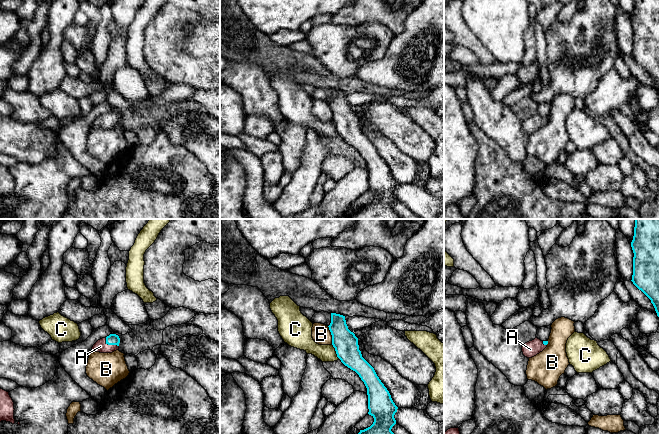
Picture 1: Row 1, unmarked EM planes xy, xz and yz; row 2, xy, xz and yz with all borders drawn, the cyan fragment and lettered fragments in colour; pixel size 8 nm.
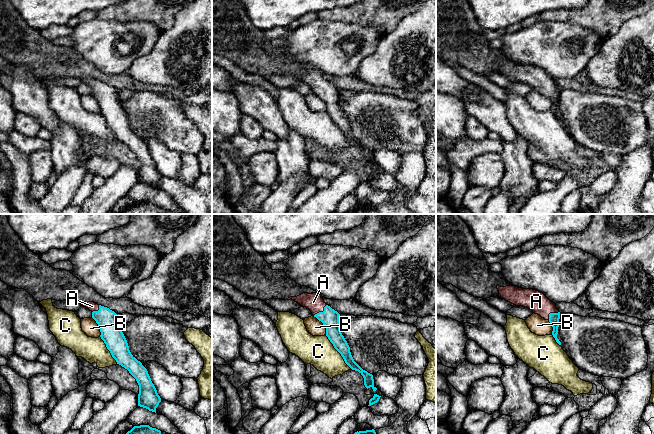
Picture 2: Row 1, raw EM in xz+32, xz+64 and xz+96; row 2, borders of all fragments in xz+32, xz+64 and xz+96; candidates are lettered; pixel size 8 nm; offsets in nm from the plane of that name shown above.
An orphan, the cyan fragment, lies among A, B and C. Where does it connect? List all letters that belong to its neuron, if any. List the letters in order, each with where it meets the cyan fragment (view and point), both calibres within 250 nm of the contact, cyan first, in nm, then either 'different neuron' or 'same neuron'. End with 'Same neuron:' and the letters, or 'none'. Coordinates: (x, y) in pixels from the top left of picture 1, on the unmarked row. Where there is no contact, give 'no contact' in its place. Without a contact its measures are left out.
A: contact xy (110, 120); calibres 90 and 100 nm; same neuron
B: contact xz (331, 110); calibres 200 and 150 nm; different neuron
C: contact xz (336, 128); calibres 200 and 140 nm; different neuron
Same neuron: A

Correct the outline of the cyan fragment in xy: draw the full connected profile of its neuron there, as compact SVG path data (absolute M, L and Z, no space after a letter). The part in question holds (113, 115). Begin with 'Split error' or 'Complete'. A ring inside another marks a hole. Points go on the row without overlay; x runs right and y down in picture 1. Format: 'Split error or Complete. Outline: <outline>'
Split error. Outline: M116 110L98 116L92 123L91 128L112 129L119 125L120 114Z

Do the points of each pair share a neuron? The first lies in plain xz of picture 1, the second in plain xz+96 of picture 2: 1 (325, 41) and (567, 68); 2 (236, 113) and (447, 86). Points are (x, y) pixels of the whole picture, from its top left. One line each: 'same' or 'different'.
1: same
2: different

